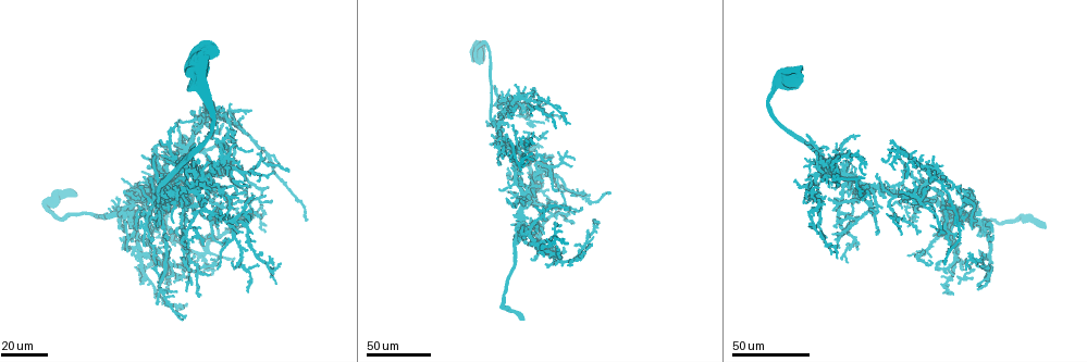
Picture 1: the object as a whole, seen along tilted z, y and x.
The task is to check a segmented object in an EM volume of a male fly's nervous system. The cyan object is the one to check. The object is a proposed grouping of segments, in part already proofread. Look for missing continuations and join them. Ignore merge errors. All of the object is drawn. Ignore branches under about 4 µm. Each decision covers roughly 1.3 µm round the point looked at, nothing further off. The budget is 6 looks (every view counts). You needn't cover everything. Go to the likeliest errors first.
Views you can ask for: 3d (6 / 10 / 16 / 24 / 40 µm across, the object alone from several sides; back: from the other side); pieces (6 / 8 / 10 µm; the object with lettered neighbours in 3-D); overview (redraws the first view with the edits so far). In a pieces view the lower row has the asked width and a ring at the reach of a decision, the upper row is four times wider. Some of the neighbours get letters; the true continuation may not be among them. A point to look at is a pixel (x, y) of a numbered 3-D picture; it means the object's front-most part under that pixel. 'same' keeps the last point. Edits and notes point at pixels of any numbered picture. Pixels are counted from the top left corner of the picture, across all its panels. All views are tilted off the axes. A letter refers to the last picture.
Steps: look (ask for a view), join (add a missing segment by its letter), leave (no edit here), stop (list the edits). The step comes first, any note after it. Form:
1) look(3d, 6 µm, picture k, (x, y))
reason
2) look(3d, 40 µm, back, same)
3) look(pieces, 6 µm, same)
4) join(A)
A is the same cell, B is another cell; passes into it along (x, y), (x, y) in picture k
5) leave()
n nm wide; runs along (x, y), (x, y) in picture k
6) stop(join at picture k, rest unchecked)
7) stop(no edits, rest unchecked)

look(3d, 24 µm, picture 1, (261, 173))
an open end

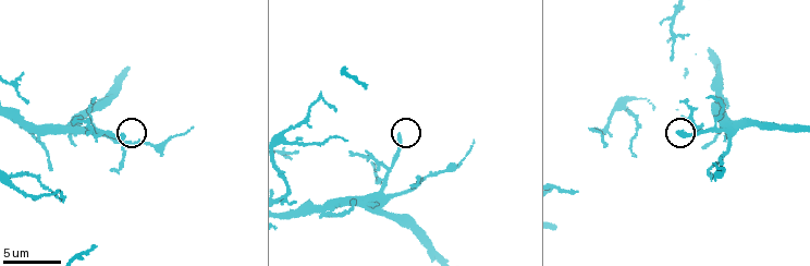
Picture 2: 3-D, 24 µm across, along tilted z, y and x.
look(pieces, 8 µm, picture 2, (398, 134))
what lies round it

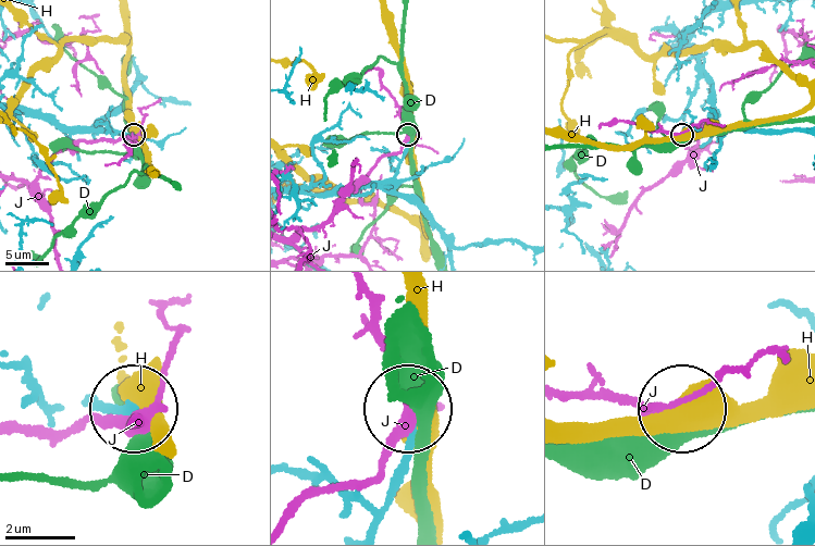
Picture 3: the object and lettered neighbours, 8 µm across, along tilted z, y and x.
leave()
D, H and J are other cells; no lettered segment goes on from it

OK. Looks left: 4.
look(3d, 40 µm, picture 1, (544, 265))
branch stops here

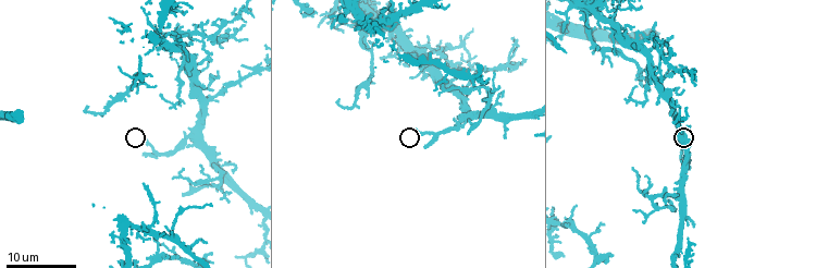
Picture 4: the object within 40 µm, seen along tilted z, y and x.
look(pieces, 8 µm, picture 4, (414, 131))

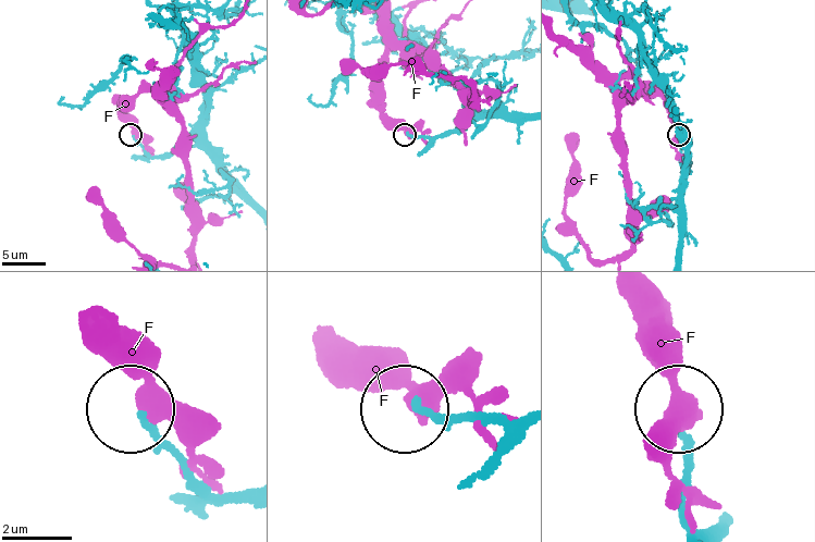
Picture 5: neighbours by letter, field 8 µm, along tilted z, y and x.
leave()
F is another cell; runs along (242, 492), (207, 490), (138, 414) in picture 5; no lettered segment goes on from it

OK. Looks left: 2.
look(3d, 24 µm, picture 1, (922, 170))
free end

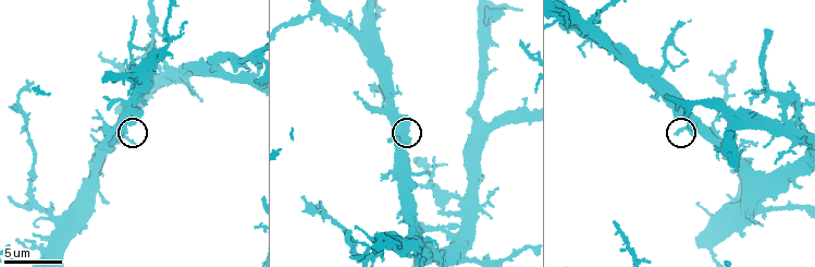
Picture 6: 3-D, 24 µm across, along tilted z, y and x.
look(pieces, 10 µm, picture 6, (389, 142))

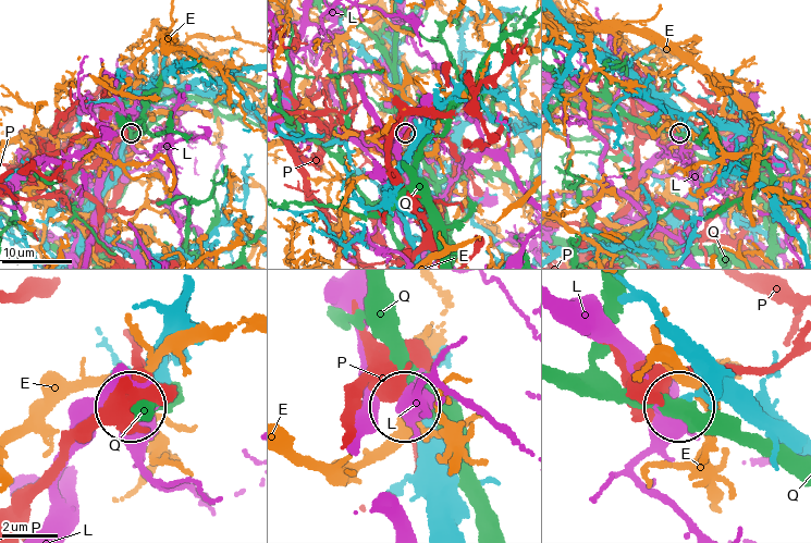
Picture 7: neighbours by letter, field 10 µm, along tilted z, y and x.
leave()
E, L, P and Q are other cells; none of them fits

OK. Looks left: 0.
stop(no edits, rest unchecked)

